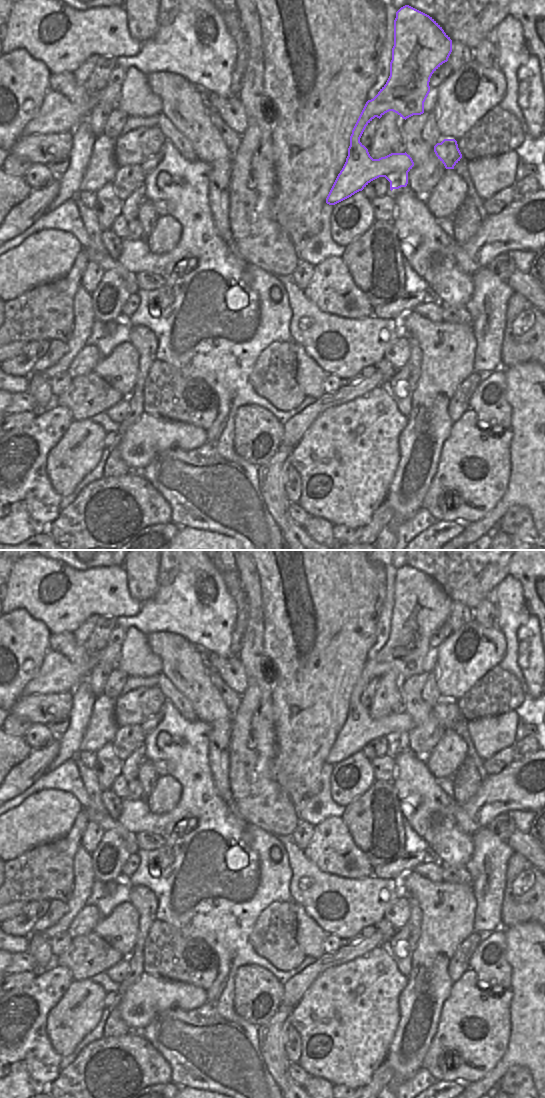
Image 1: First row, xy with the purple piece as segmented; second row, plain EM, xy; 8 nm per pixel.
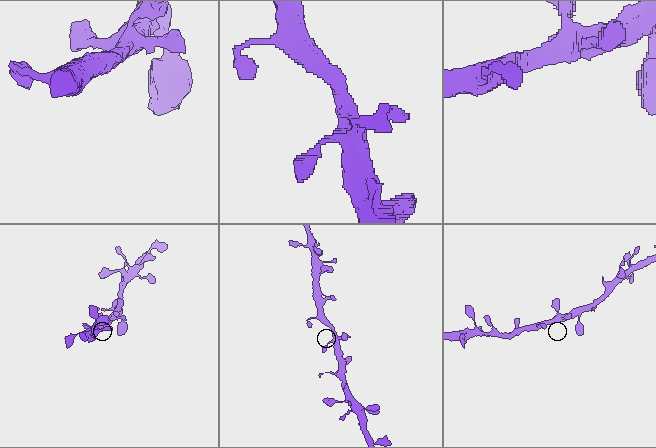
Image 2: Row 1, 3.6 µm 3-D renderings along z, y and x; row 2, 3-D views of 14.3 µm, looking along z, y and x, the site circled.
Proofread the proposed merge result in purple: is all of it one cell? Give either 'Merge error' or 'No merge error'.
No merge error

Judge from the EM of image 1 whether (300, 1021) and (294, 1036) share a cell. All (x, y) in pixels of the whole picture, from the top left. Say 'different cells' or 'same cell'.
different cells

